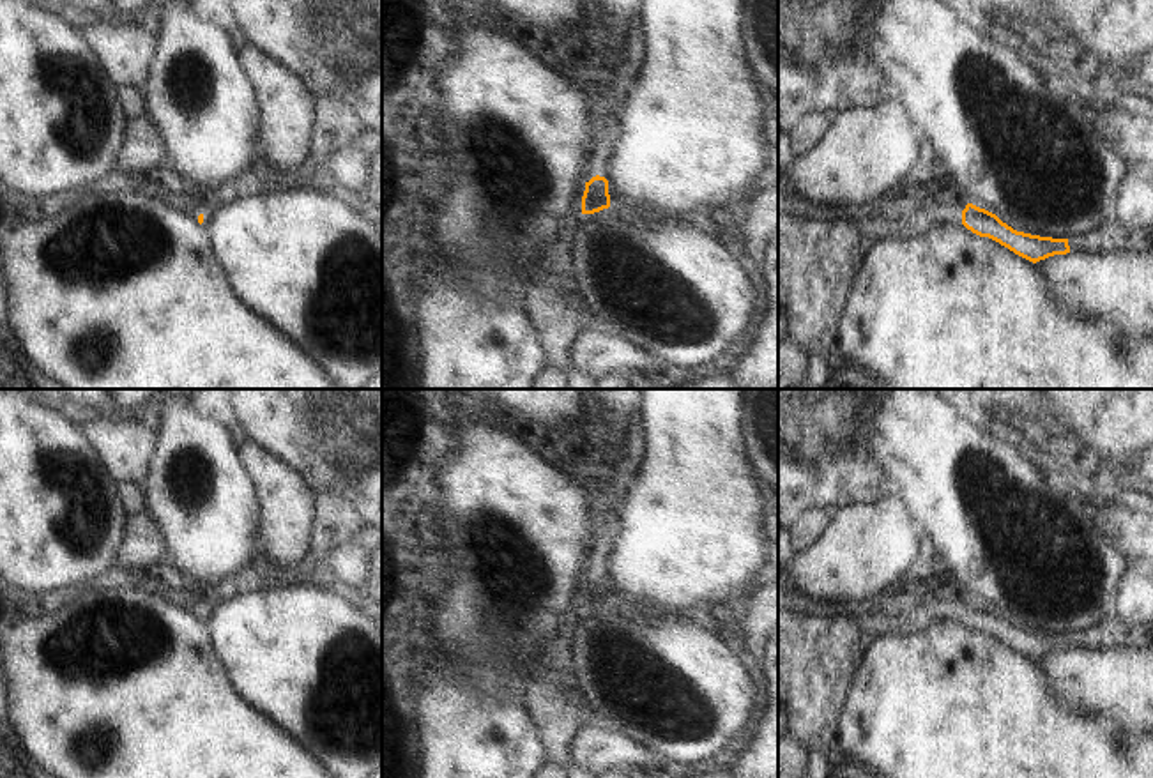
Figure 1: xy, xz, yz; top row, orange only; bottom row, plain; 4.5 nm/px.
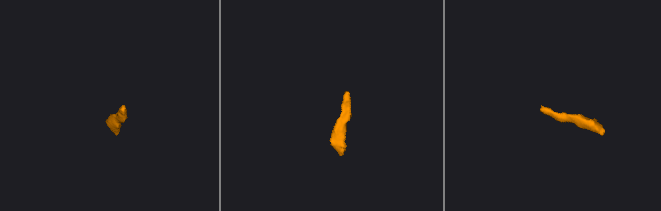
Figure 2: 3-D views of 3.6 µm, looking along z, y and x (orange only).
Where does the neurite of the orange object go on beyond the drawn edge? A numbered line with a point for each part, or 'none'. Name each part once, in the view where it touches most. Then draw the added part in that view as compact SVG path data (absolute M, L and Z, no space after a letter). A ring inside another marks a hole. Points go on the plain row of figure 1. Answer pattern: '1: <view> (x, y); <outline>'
1: yz (916, 619); M930 594L914 605L879 606L859 619L863 633L872 640L884 637L921 637L939 621L962 622L964 594Z

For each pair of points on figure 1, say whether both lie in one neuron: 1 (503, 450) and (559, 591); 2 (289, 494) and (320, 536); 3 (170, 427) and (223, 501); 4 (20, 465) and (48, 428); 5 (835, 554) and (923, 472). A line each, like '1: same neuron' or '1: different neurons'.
1: same neuron
2: different neurons
3: same neuron
4: same neuron
5: different neurons

